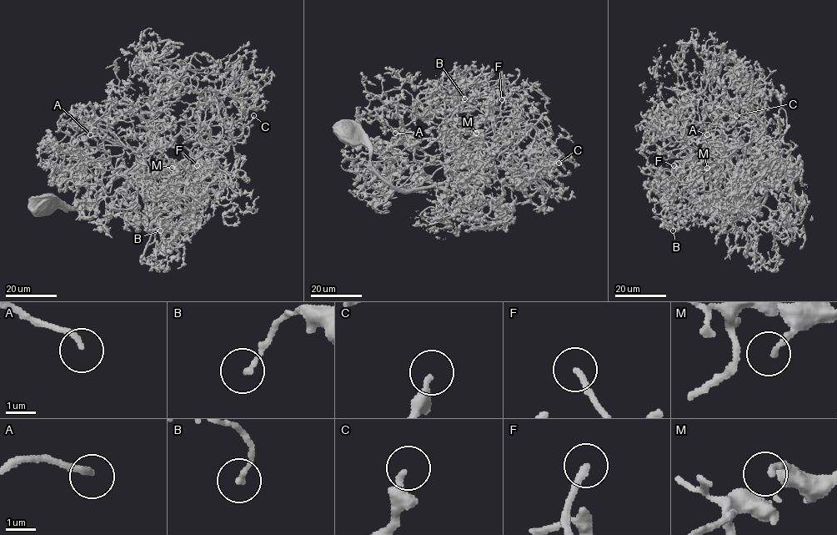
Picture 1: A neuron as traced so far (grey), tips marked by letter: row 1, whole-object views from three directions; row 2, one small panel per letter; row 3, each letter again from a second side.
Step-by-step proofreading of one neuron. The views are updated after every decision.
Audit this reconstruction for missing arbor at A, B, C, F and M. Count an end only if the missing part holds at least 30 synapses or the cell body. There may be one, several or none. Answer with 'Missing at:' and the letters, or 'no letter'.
Missing at: A, F

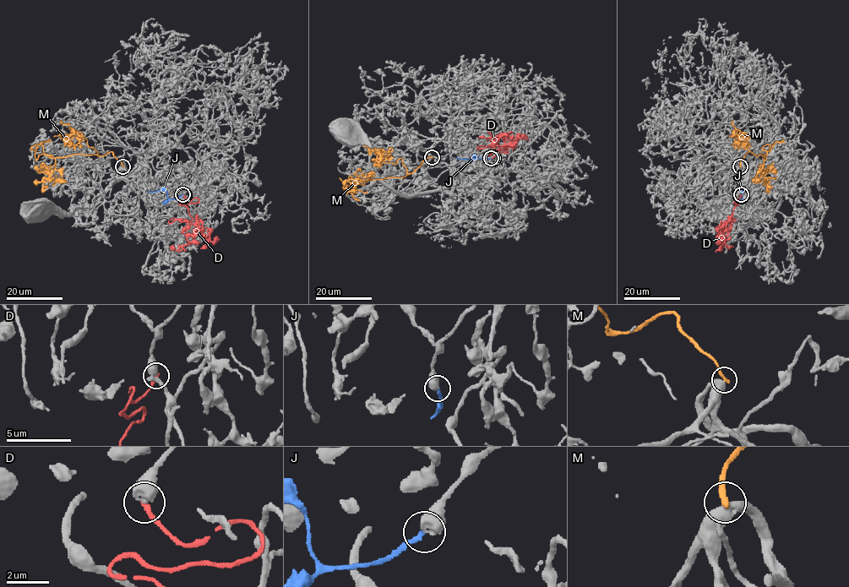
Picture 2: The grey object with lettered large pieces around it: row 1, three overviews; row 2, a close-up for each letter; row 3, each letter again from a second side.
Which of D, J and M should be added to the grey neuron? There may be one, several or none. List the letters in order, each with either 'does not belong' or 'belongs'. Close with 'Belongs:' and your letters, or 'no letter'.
D: does not belong
J: does not belong
M: does not belong
Belongs: no letter

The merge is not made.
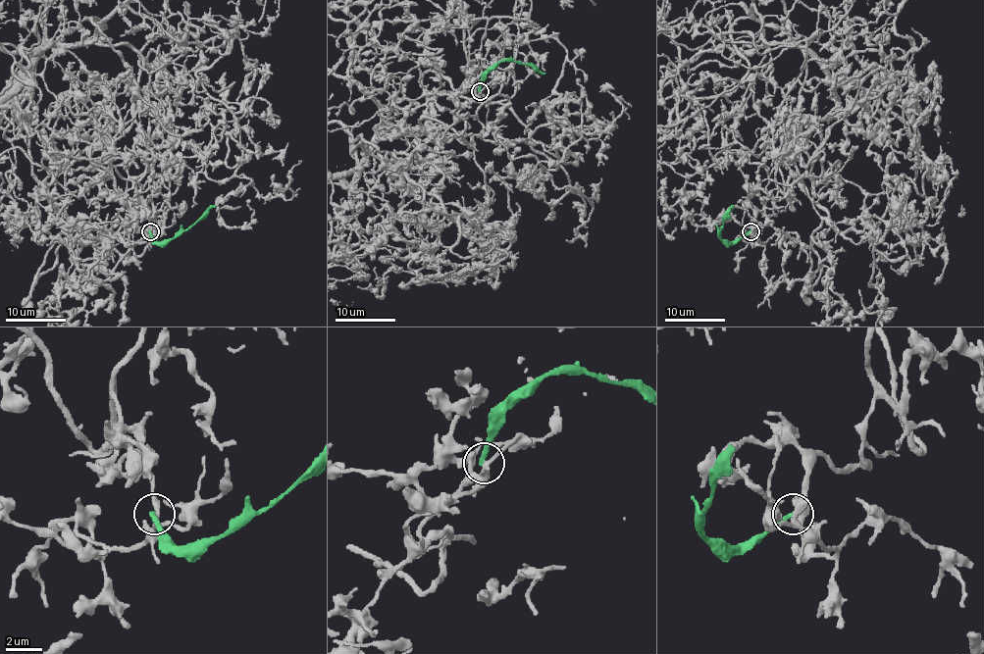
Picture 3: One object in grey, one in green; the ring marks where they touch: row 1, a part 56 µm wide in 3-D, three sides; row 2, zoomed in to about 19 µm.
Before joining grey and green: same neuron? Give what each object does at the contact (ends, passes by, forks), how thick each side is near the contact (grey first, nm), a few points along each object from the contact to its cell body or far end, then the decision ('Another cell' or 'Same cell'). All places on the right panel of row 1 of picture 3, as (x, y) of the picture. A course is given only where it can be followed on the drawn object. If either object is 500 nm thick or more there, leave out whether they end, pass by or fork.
At the ring grey forks. At the ring green ends. Thickness 260 nm (grey) against 280 nm. Course of green: (750, 230), (732, 241), (720, 238), (723, 216), (732, 206). Another cell

